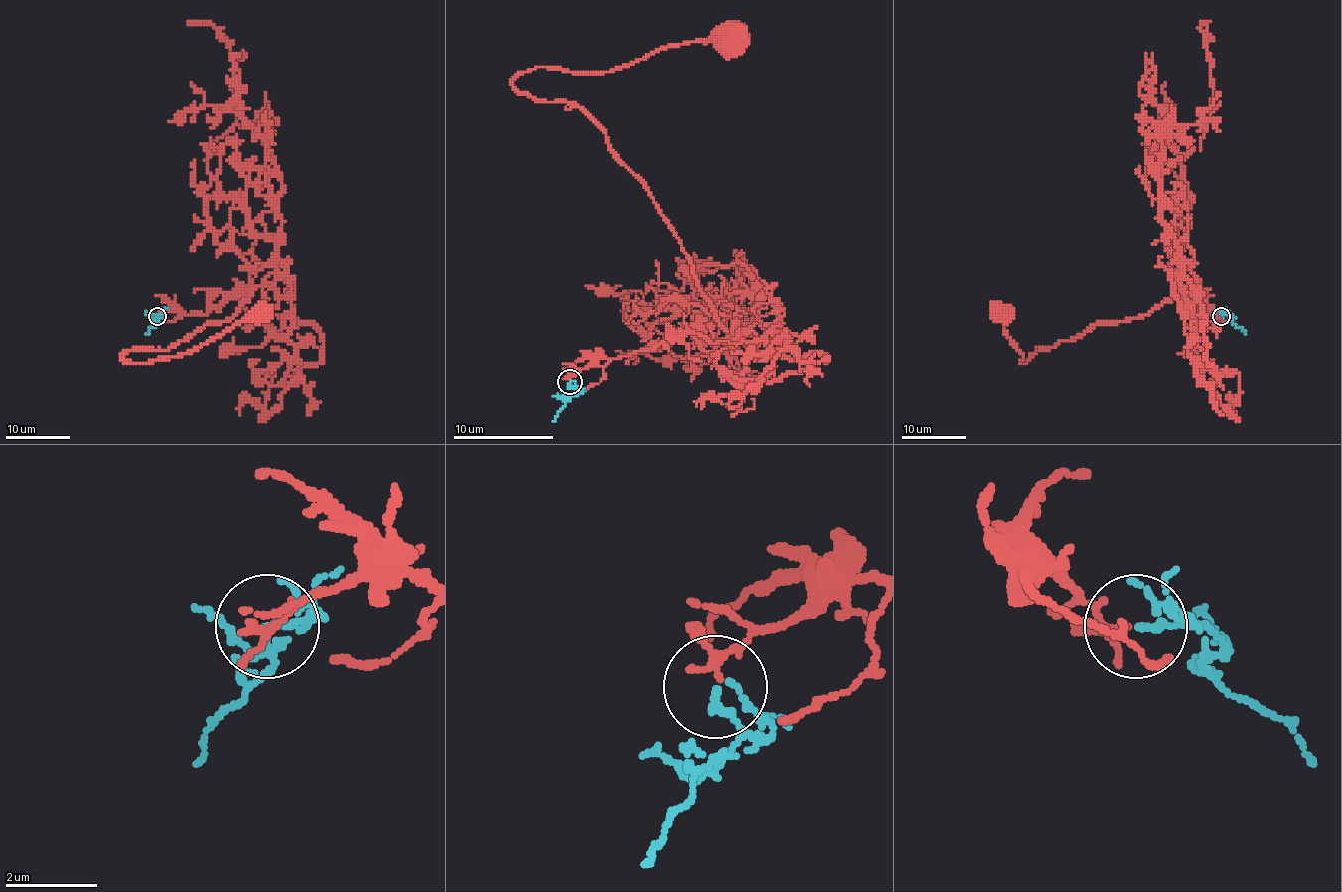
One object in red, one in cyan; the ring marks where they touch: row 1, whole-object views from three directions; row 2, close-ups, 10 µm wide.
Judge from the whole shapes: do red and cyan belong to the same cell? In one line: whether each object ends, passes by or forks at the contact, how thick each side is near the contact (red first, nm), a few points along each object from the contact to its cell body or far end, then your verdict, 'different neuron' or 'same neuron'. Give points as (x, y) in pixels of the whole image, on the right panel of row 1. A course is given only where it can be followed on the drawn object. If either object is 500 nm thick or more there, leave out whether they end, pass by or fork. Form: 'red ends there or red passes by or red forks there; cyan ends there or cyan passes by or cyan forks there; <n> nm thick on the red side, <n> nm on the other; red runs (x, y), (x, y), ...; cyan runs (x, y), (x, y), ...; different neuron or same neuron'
red forks there; cyan ends there; 110 nm thick on the red side, 190 nm on the other; red runs (1220, 315), (1190, 296), (1201, 310), (1190, 336), (1170, 273), (1199, 294), (1186, 285), (1019, 362), (999, 306); cyan runs (1220, 315), (1228, 315), (1246, 335); same neuron

